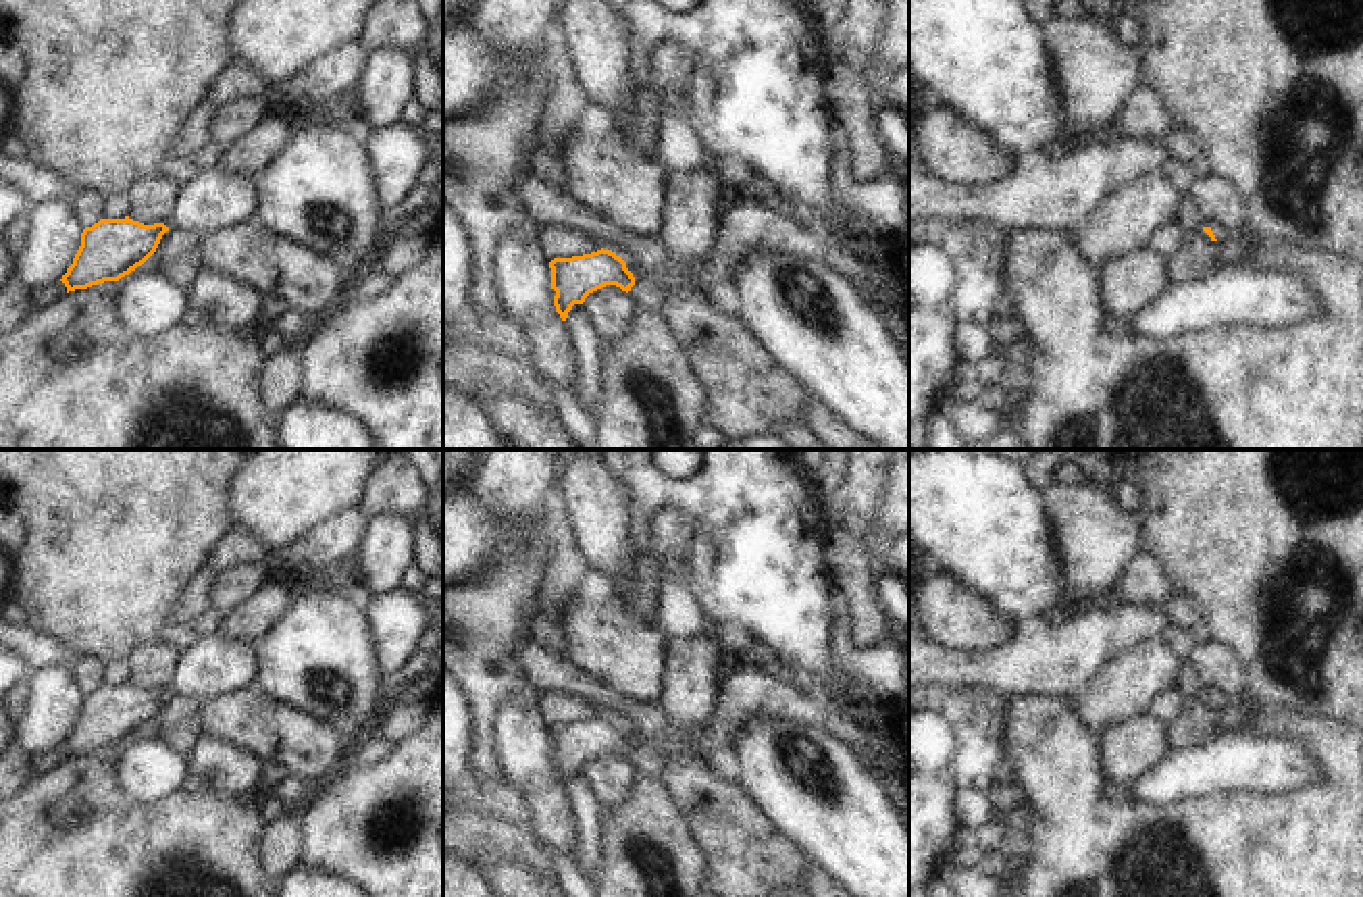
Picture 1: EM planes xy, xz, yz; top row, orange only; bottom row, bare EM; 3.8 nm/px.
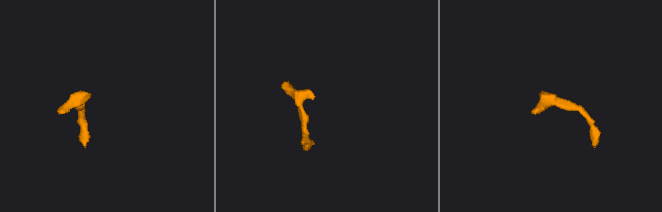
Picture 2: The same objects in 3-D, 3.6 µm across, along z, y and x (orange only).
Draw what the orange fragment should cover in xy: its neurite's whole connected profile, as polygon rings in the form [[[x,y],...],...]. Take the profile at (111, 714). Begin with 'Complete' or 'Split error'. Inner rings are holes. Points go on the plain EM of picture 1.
Split error. [[[218,633],[191,639],[181,647],[175,672],[164,689],[144,691],[129,683],[100,685],[81,699],[73,731],[62,741],[69,758],[119,747],[142,733],[171,697],[200,701],[248,689],[256,674],[256,649]]]

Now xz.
Split error. [[[714,635],[674,637],[666,643],[664,681],[658,706],[670,726],[633,741],[626,728],[610,716],[597,716],[572,724],[554,724],[551,755],[556,778],[562,787],[574,770],[606,751],[631,760],[641,774],[662,778],[674,760],[695,758],[693,743],[710,724],[718,706],[722,674],[718,668],[724,647]]]

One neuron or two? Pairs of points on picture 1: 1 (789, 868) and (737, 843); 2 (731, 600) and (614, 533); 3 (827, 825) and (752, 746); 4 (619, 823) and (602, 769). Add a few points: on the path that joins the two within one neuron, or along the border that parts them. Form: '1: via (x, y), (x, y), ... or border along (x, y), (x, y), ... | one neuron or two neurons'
1: via (777, 864), (750, 856) | one neuron
2: border along (629, 488), (631, 537) | two neurons
3: via (812, 806), (770, 764) | one neuron
4: border along (641, 775), (619, 802), (600, 810) | two neurons

